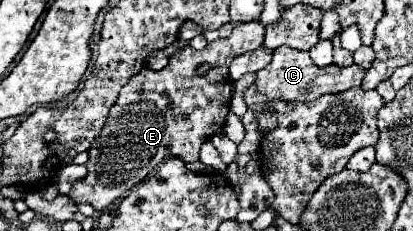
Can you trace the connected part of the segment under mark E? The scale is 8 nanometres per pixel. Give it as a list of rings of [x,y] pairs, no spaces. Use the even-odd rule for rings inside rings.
[[[259,21],[241,23],[241,25],[235,25],[231,37],[217,39],[201,51],[197,51],[193,47],[179,49],[171,57],[169,65],[161,71],[141,69],[137,75],[133,75],[133,79],[129,79],[129,83],[121,89],[117,103],[111,107],[107,123],[103,125],[99,137],[93,141],[93,153],[89,153],[89,161],[87,161],[89,173],[85,179],[75,183],[75,187],[69,195],[73,199],[73,203],[89,203],[89,205],[93,205],[95,211],[101,213],[111,203],[125,197],[125,193],[129,193],[137,183],[145,181],[145,177],[155,167],[159,167],[165,159],[179,157],[185,163],[197,161],[201,145],[205,141],[209,141],[215,133],[223,131],[223,127],[225,127],[225,117],[229,113],[229,103],[231,103],[231,95],[233,95],[233,81],[229,77],[231,59],[249,51],[249,49],[261,47],[263,33],[265,33],[265,27]],[[203,63],[211,63],[215,67],[205,75],[197,75],[197,67]]]

